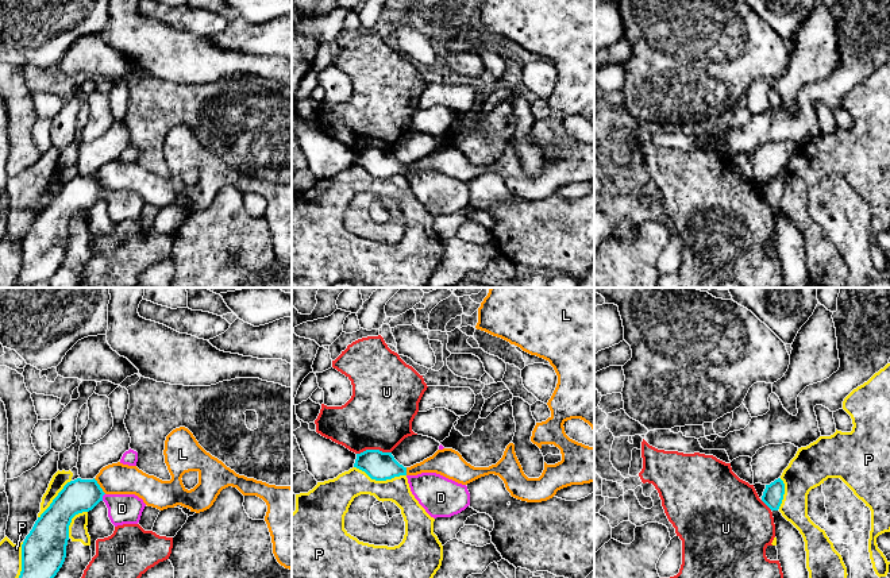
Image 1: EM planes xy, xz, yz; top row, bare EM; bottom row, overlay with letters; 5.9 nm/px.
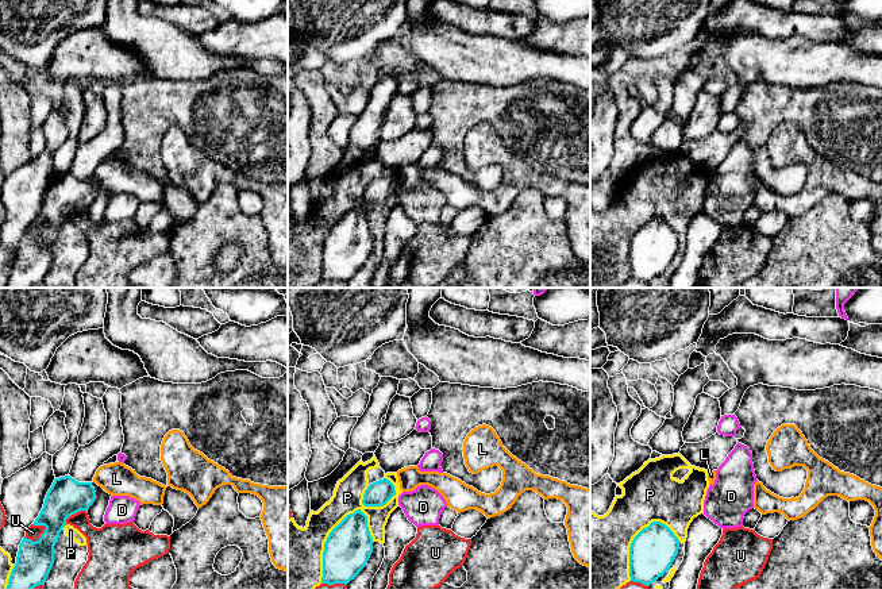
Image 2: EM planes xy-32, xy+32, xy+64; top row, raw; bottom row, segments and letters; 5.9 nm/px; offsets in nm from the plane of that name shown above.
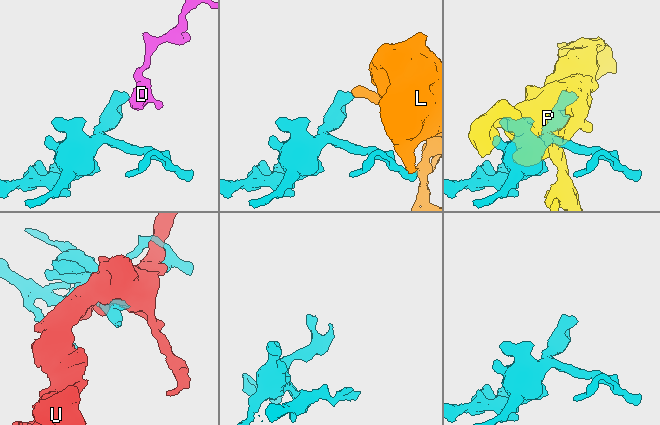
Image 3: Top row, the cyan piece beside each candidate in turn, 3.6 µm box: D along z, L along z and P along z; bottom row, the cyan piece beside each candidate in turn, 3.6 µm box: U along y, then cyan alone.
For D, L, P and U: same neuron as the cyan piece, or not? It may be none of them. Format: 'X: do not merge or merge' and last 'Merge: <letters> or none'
D: merge
L: do not merge
P: do not merge
U: do not merge
Merge: D

